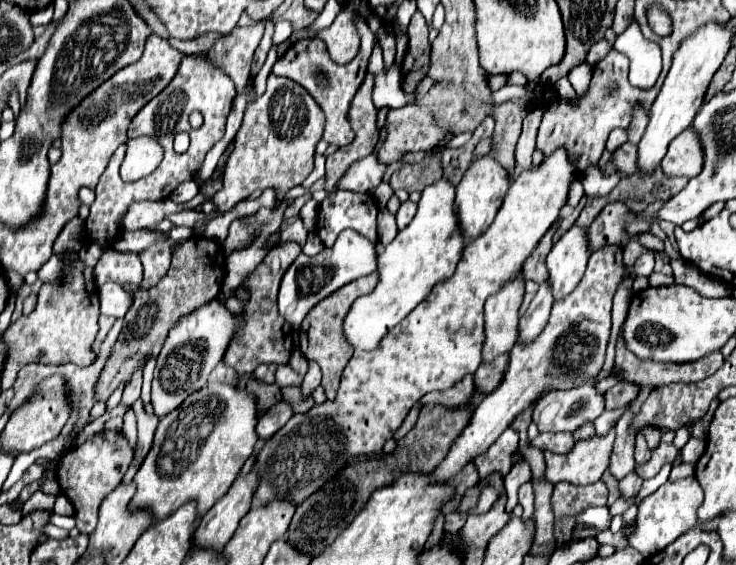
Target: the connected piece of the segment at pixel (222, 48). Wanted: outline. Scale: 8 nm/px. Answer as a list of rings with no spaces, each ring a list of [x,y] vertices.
[[[254,21],[252,25],[240,27],[236,25],[230,33],[220,35],[220,39],[204,53],[208,57],[210,65],[216,65],[222,69],[236,85],[236,95],[242,93],[246,87],[246,81],[250,77],[250,63],[252,55],[264,35],[266,21]]]

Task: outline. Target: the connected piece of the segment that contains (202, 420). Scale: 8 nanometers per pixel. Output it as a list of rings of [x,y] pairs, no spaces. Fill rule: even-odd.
[[[212,383],[192,393],[182,405],[178,405],[172,413],[160,419],[160,425],[154,435],[154,445],[134,477],[136,495],[132,497],[128,507],[132,511],[148,511],[152,515],[152,523],[158,523],[170,513],[174,513],[178,507],[182,507],[186,501],[196,501],[200,521],[202,515],[206,515],[206,511],[210,511],[210,507],[230,489],[230,485],[238,477],[240,467],[252,455],[254,445],[258,441],[254,425],[256,425],[254,395],[240,393],[234,389],[234,385],[226,383]]]

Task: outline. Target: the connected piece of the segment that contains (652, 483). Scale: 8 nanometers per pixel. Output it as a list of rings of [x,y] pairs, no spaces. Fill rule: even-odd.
[[[666,463],[662,469],[660,469],[660,473],[654,477],[654,479],[648,479],[644,485],[642,485],[642,489],[640,489],[640,493],[638,493],[638,499],[636,499],[636,503],[642,499],[642,497],[646,497],[646,495],[650,495],[650,493],[654,493],[662,483],[666,483],[666,479],[668,479],[668,475],[670,475],[670,469],[672,469],[672,463]]]

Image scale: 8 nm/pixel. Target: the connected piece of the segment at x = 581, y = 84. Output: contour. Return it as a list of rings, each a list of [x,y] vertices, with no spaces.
[[[580,63],[580,65],[572,67],[570,73],[568,73],[568,81],[572,83],[576,93],[584,93],[586,91],[586,87],[590,83],[590,77],[592,77],[592,67],[588,63]]]

